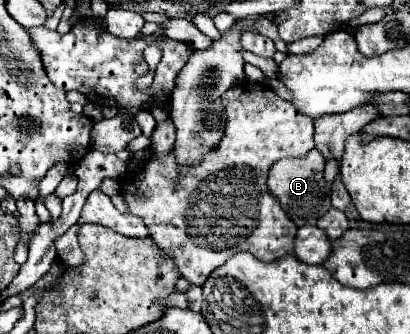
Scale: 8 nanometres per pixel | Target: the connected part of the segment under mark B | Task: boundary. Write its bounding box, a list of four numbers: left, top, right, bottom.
[267,149,331,227]

